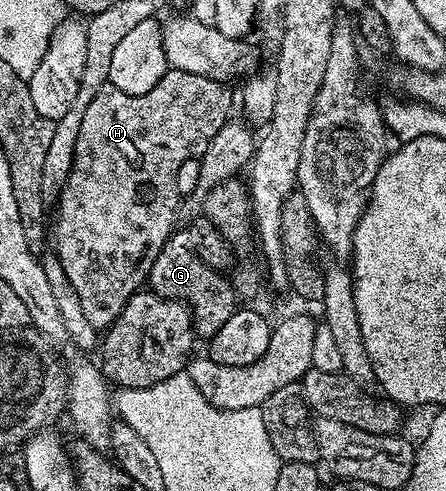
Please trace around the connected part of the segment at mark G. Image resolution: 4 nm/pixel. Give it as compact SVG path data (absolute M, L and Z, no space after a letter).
M172 231L165 242L161 254L157 254L157 262L153 262L153 270L149 277L150 291L170 300L180 300L189 311L195 327L195 335L200 341L210 342L213 334L233 318L237 311L235 287L224 273L213 270L213 266L205 266L195 252L195 237L190 231Z

